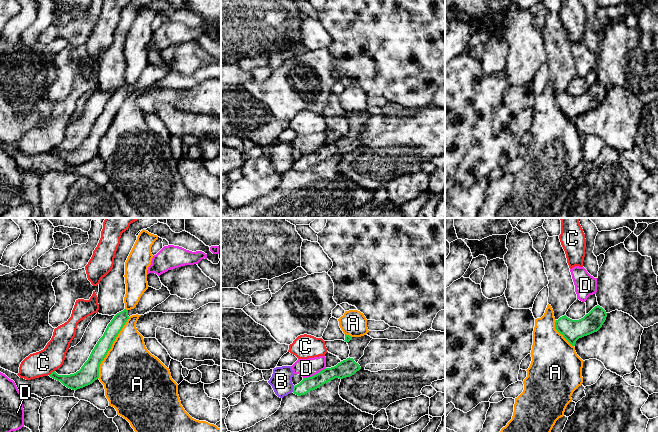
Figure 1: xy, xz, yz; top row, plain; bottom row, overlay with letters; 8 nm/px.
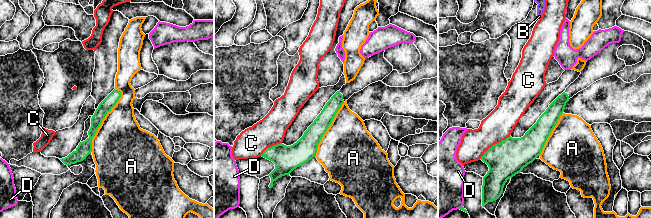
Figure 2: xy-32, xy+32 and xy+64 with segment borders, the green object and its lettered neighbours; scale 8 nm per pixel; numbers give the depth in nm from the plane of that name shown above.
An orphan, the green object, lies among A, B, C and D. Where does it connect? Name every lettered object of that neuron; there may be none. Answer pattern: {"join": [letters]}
{"join": []}

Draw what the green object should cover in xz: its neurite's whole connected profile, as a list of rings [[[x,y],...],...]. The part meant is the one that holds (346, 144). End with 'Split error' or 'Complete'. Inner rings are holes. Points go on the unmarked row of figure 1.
[[[345,110],[344,117],[349,122],[349,133],[334,143],[325,144],[312,153],[303,154],[299,160],[293,163],[293,169],[298,172],[305,171],[335,154],[343,155],[354,151],[361,145],[357,138],[364,131],[364,126],[372,115],[367,110],[361,113],[351,113]]]. Split error

